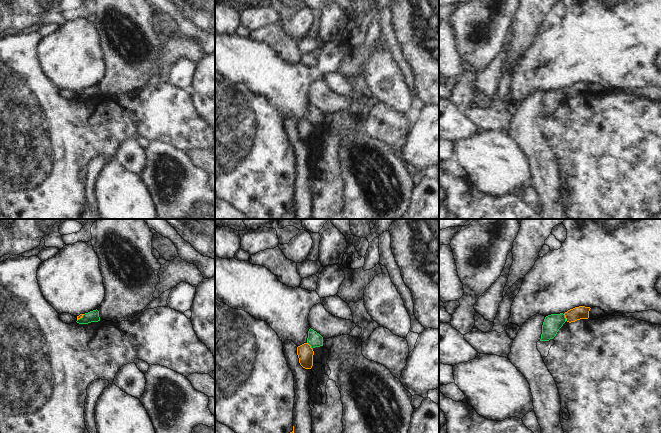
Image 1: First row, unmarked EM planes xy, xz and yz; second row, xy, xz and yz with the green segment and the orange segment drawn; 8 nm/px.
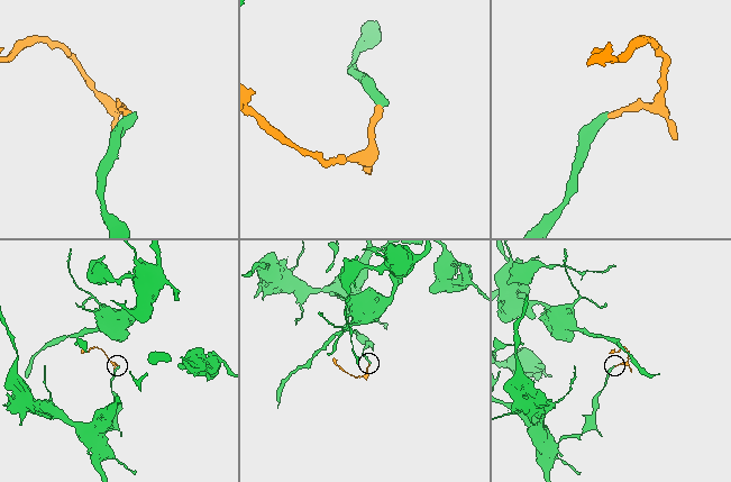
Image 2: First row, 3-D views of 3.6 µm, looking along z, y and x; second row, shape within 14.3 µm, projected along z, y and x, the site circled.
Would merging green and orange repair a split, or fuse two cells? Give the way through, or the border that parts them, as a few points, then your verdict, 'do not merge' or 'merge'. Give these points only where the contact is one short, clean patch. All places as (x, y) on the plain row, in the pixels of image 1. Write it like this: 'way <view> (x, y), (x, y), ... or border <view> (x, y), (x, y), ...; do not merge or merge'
border xz (307, 118), (312, 125); do not merge

